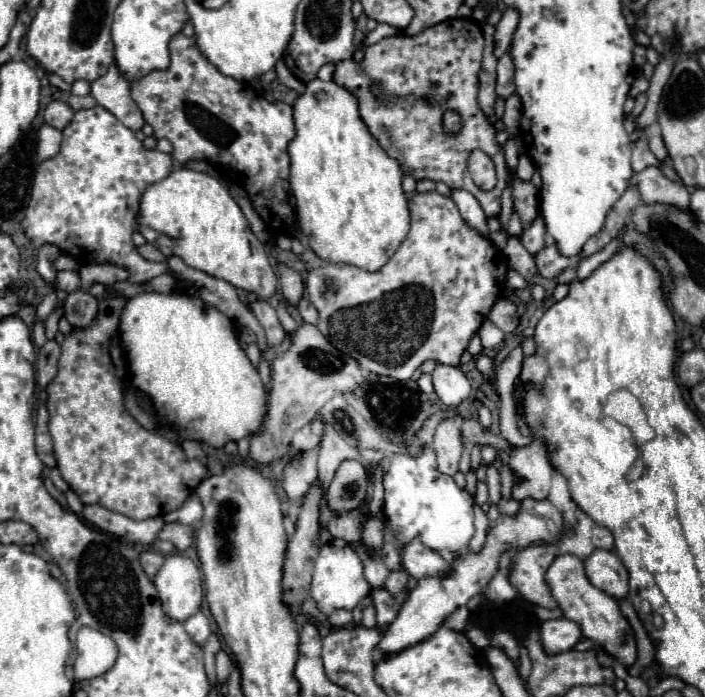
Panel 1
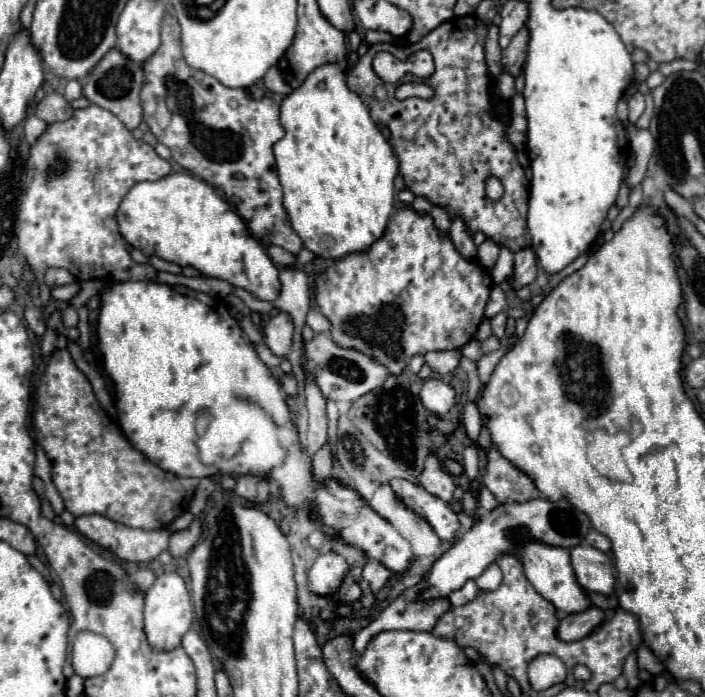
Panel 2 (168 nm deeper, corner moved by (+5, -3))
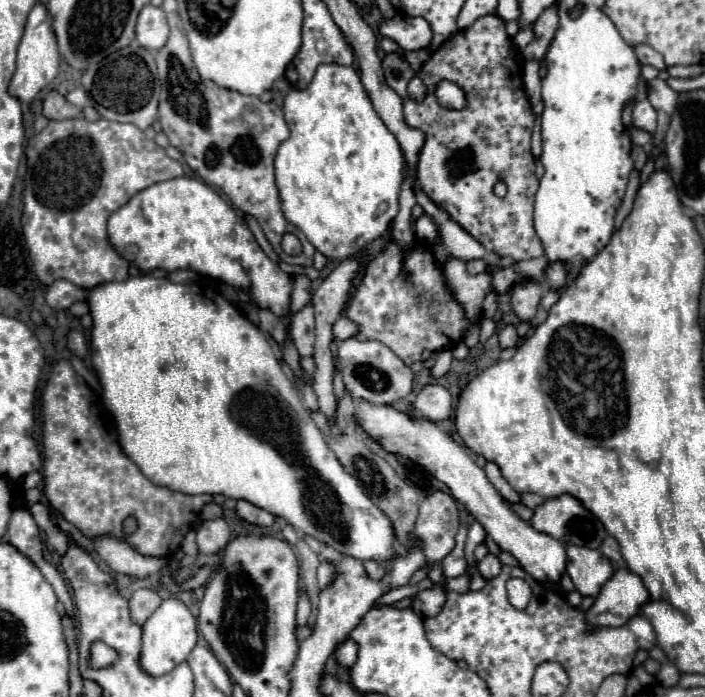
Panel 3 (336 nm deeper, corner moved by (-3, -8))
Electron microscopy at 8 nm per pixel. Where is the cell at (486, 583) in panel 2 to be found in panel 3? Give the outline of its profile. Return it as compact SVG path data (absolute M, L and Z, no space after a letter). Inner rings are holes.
M492 554L484 556L484 558L478 562L478 570L480 570L480 574L482 574L486 580L498 576L498 574L500 574L500 568L502 568L500 560L498 560L496 556L492 556Z

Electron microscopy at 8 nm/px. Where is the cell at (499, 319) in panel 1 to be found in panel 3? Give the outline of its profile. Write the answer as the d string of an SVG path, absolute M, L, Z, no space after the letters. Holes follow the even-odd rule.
M504 326L502 330L498 330L498 342L500 342L500 348L514 348L516 346L516 340L518 340L518 334L516 334L516 326Z

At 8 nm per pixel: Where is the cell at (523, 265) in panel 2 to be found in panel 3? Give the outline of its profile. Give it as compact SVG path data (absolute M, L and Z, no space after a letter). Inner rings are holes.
M528 280L514 288L512 292L512 310L520 320L532 320L542 298L542 284L538 280Z

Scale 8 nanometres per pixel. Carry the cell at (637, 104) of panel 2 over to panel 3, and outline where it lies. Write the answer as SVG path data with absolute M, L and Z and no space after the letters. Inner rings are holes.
M642 76L638 78L638 94L636 94L632 120L634 120L636 128L654 134L654 130L656 130L656 110L650 106L650 102L646 98L646 80Z

